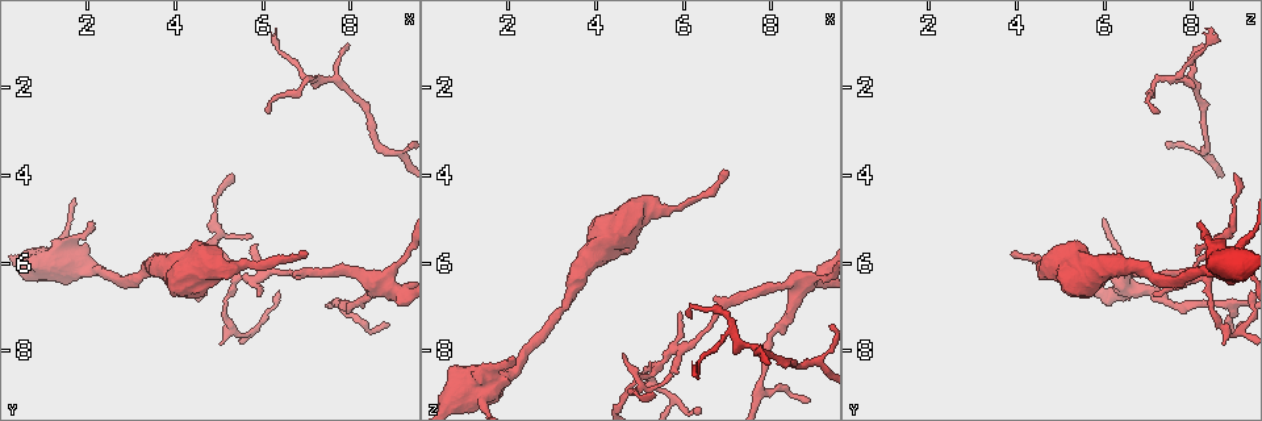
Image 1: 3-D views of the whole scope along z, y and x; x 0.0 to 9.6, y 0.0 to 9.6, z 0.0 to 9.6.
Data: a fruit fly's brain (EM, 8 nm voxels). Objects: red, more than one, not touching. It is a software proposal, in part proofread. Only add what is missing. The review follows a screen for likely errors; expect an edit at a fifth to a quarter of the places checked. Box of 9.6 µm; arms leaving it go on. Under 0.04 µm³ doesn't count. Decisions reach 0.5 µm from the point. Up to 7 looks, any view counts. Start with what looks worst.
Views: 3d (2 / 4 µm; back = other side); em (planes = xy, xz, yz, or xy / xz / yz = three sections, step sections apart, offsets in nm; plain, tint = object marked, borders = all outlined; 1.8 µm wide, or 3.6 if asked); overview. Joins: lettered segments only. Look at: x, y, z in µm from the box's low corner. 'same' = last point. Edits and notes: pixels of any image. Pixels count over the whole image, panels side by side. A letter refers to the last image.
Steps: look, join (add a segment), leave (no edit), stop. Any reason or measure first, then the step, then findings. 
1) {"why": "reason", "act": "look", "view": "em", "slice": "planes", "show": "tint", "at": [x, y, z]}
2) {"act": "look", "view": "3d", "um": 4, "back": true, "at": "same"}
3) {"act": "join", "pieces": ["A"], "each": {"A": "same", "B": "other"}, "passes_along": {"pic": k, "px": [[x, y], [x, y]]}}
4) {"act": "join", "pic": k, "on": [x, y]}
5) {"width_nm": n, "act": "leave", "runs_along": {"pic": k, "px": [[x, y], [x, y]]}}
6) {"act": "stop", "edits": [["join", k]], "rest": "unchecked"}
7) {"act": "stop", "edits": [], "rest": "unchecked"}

{"why": "free end", "act": "look", "view": "em", "slice": "planes", "show": "borders", "at": [6.35, 0.65, 8.35]}

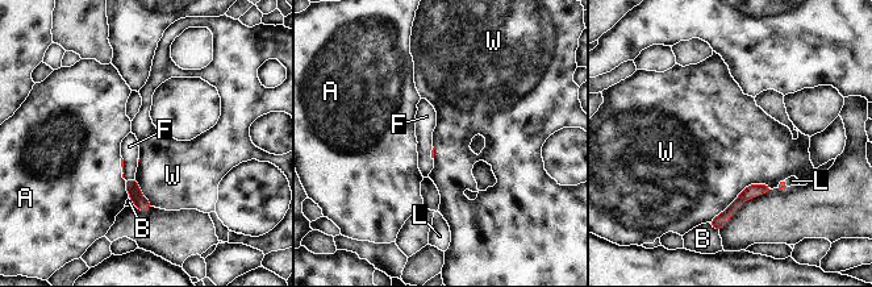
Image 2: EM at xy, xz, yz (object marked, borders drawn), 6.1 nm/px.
{"act": "join", "pieces": ["F"], "each": {"A": "other", "B": "other", "F": "same", "L": "other", "W": "other"}, "passes_along": {"pic": 2, "px": [[141, 203], [128, 181], [129, 146]]}, "found": "it goes on there"}

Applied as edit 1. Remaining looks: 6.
{"why": "free end", "act": "look", "view": "3d", "um": 4, "at": [2.15, 5.05, 8.30]}

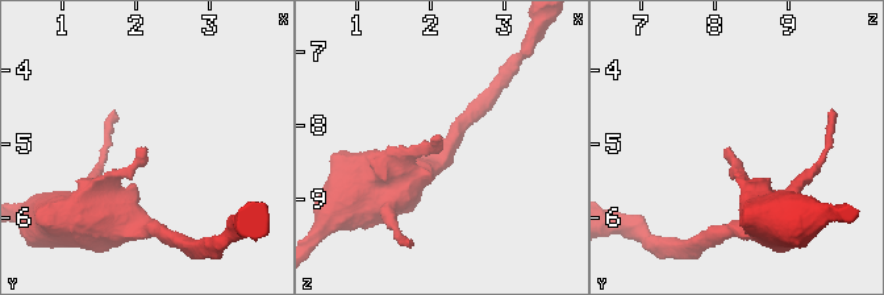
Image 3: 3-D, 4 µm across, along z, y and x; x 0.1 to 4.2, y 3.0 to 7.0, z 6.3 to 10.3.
{"why": "need the tissue", "act": "look", "view": "em", "slice": "xz", "step": 16, "show": "borders", "at": [2.05, 5.05, 8.25]}

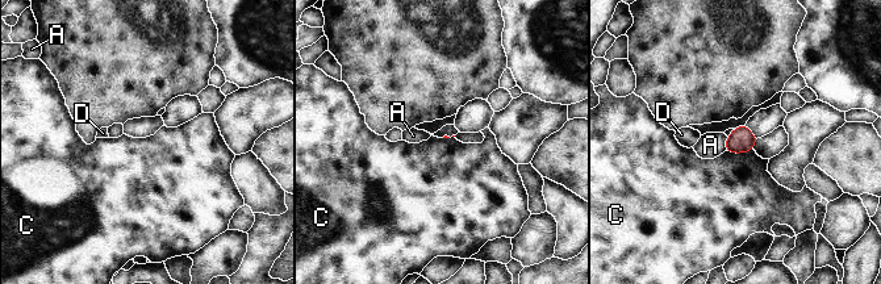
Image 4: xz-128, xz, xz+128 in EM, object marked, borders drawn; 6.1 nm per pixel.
{"longest_contact_nm": ["C", 170], "act": "leave", "each": {"A": "other", "C": "other", "D": "other"}, "found": "none of them fits"}

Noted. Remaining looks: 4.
{"why": "tapers out", "act": "look", "view": "em", "slice": "planes", "show": "plain", "at": [7.00, 5.85, 3.90]}

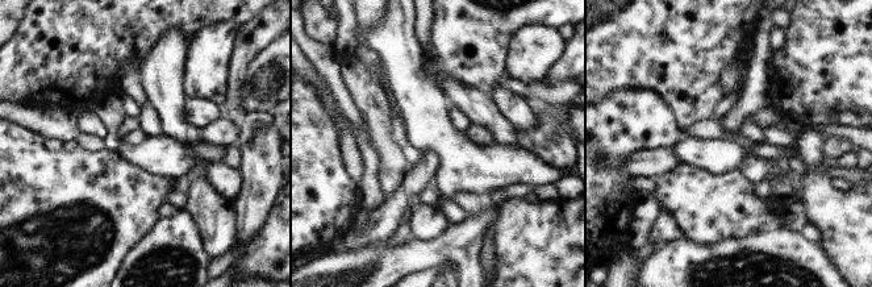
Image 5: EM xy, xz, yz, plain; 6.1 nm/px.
{"act": "look", "view": "em", "slice": "planes", "show": "borders", "at": "same"}

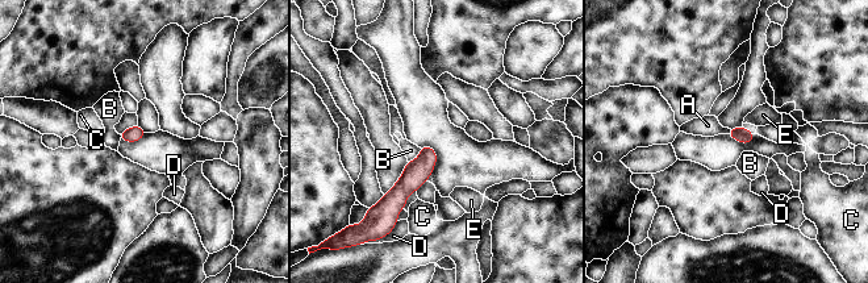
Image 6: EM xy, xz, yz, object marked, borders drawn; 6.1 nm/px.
{"act": "join", "pieces": ["A"], "each": {"A": "same", "B": "other", "C": "other", "D": "other", "E": "other"}, "passes_along": {"pic": 6, "px": [[742, 134], [729, 132], [708, 125]]}, "found": "the cell continues"}

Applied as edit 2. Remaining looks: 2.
{"act": "stop", "edits": [["join", 2], ["join", 6]], "rest": "unchecked"}

